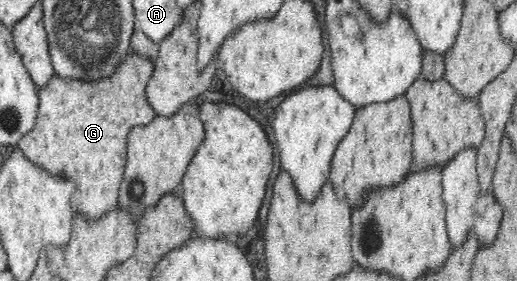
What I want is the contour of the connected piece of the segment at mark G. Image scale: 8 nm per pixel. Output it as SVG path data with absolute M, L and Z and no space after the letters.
M130 52L118 65L114 75L106 79L80 83L78 79L76 81L62 79L54 73L44 87L37 89L39 111L36 124L26 135L23 135L17 147L32 163L36 164L36 167L43 167L50 175L68 177L75 183L75 191L71 199L75 215L79 213L89 221L96 221L114 209L127 160L128 131L136 125L150 124L157 117L146 97L146 87L152 77L154 66L154 61L151 59Z

